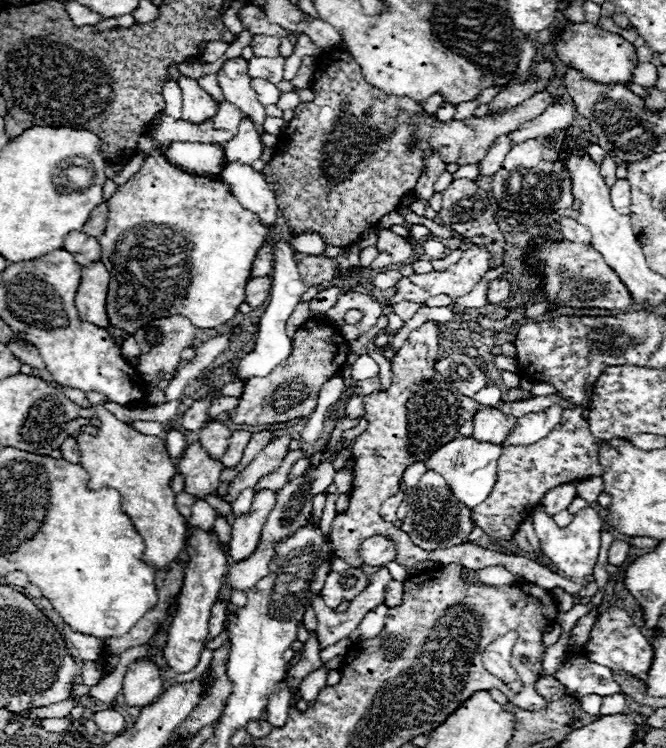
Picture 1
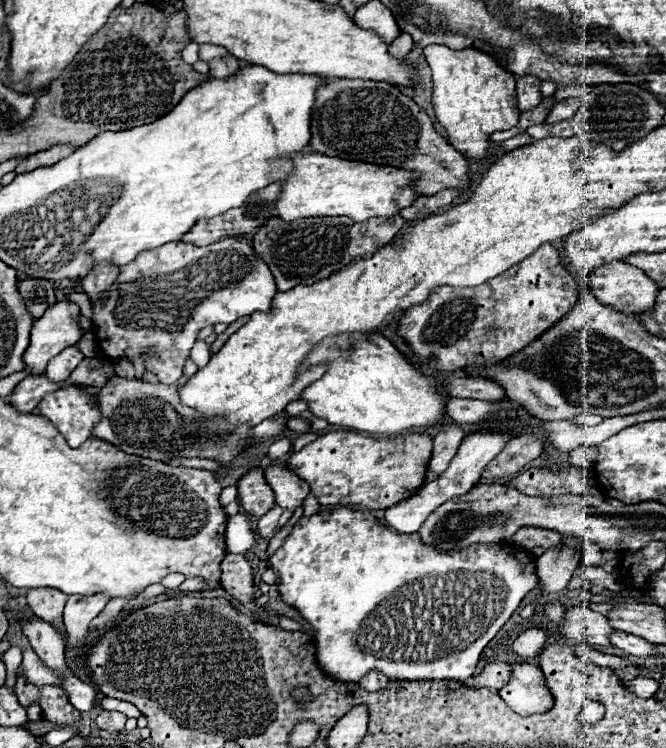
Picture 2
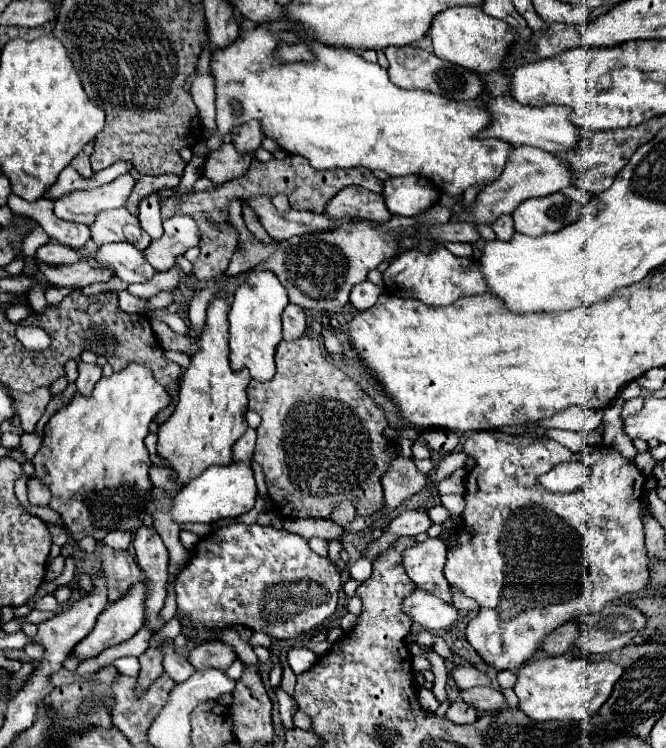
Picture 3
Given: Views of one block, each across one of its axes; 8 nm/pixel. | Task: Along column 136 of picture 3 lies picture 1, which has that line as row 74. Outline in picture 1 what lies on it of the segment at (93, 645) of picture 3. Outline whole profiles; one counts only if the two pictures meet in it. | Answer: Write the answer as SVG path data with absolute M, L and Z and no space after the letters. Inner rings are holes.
M590 22L584 24L564 24L558 40L554 44L558 60L562 60L566 66L580 70L586 78L600 76L602 84L626 84L632 80L632 68L638 62L636 50L630 42L626 42L622 36L606 32L600 26L594 26Z

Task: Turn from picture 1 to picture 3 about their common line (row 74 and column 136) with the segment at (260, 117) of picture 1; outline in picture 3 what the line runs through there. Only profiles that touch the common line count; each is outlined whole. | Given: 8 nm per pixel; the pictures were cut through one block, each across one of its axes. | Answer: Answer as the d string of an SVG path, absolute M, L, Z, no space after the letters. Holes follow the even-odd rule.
M126 208L100 212L96 222L90 226L90 232L98 246L106 242L130 242L138 250L144 250L152 242L152 238L142 230L138 216L130 214Z

